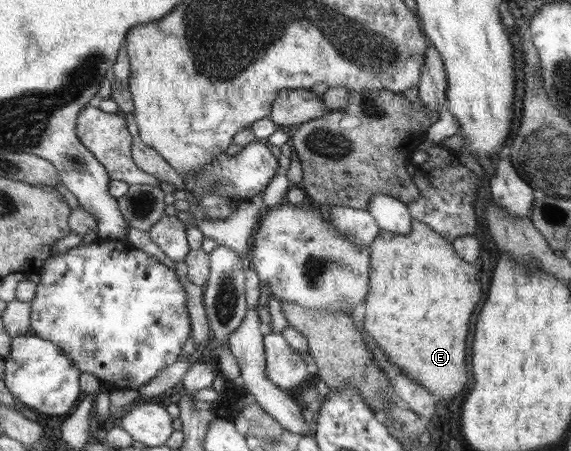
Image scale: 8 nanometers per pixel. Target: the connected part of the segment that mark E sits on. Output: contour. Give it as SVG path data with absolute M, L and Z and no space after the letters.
M417 220L413 221L413 227L407 235L399 235L381 230L379 235L370 243L368 249L370 249L371 282L369 292L367 292L363 303L365 305L363 330L370 335L371 341L375 342L379 349L410 378L425 386L429 391L436 393L439 399L455 397L465 387L465 383L469 381L469 365L467 365L467 357L465 357L467 333L469 333L471 315L473 315L475 307L481 301L481 283L477 279L477 267L467 263L467 260L454 249L454 244L448 238L444 238L442 234L435 233L435 230L431 229L429 225Z

